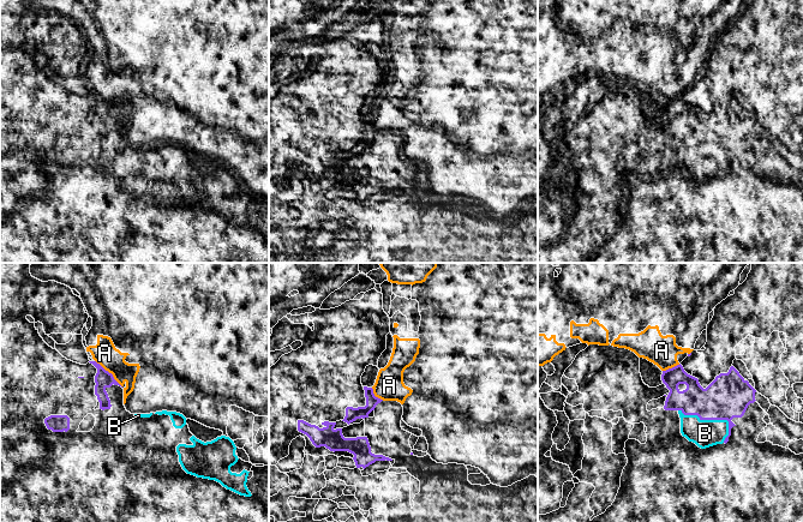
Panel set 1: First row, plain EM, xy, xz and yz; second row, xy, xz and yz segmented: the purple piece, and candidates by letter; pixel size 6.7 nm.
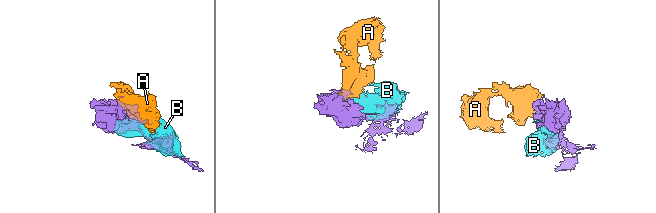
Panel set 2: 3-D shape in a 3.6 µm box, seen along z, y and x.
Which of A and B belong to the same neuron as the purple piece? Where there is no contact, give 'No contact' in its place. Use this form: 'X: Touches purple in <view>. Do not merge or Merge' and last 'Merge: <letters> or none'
A: Touches purple in xy. Do not merge
B: Touches purple in yz. Merge
Merge: B

